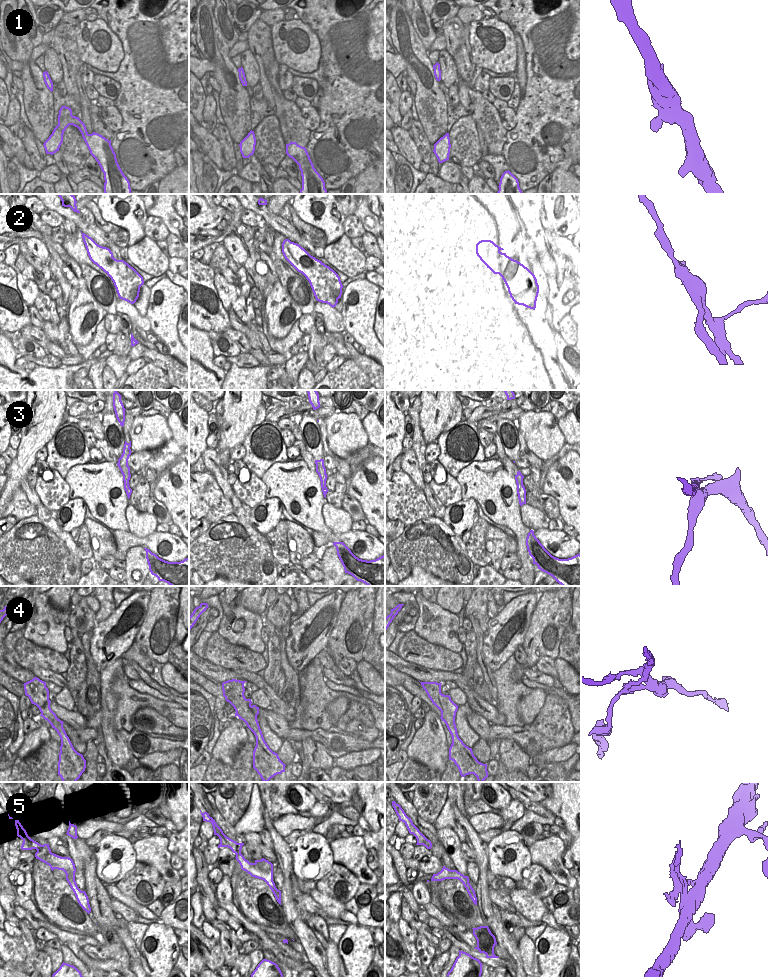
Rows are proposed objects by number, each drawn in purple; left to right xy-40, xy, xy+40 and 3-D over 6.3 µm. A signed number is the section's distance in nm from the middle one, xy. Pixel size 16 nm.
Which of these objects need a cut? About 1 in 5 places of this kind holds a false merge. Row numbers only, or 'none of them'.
2, 3, 4

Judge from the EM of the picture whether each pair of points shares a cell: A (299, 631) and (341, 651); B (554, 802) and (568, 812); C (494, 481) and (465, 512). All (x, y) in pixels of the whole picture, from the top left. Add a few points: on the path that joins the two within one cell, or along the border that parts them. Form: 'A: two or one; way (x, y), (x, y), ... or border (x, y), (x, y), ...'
A: two; border (336, 623), (326, 646)
B: one; way (557, 803), (565, 809)
C: two; border (462, 498), (473, 498), (476, 501)

